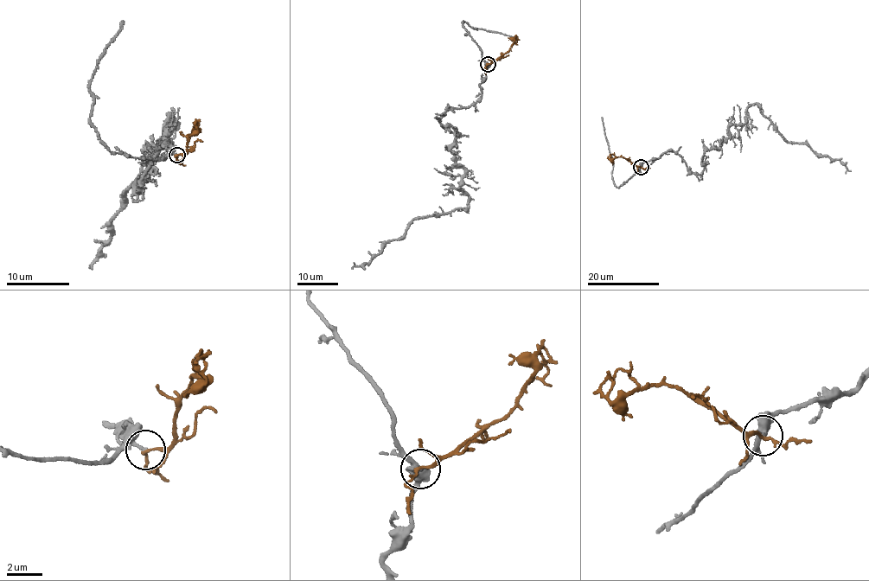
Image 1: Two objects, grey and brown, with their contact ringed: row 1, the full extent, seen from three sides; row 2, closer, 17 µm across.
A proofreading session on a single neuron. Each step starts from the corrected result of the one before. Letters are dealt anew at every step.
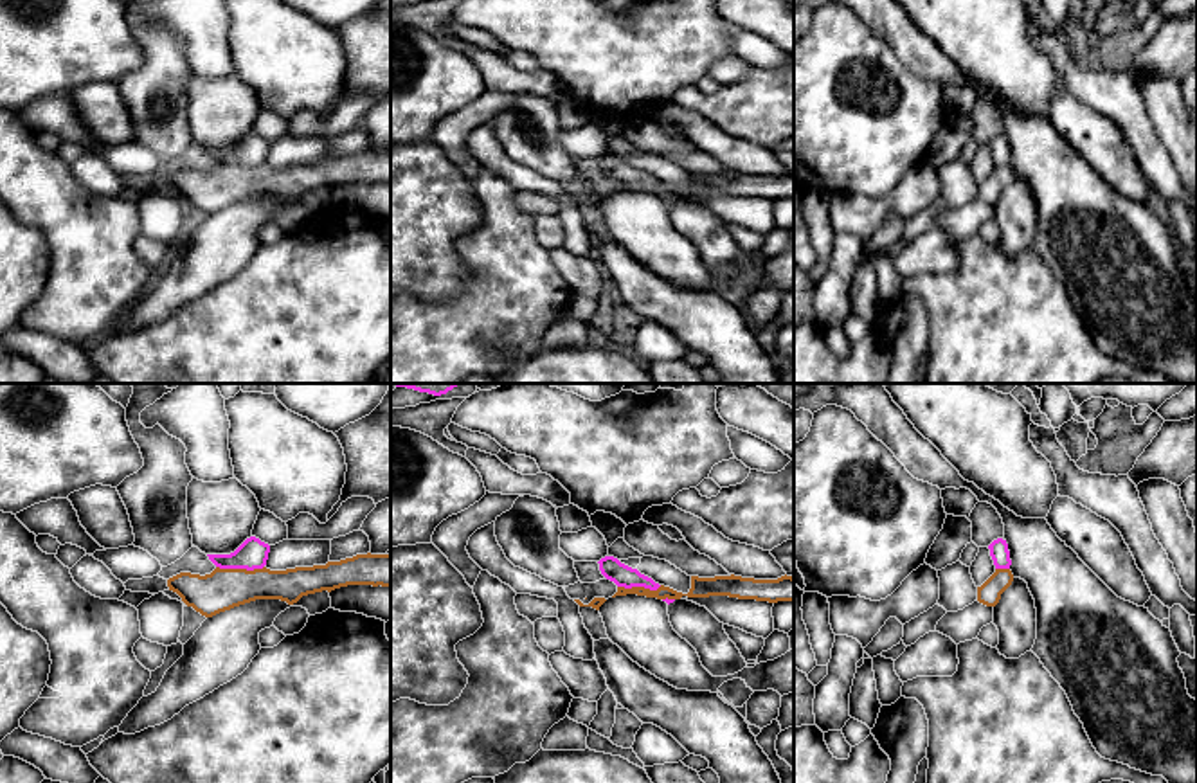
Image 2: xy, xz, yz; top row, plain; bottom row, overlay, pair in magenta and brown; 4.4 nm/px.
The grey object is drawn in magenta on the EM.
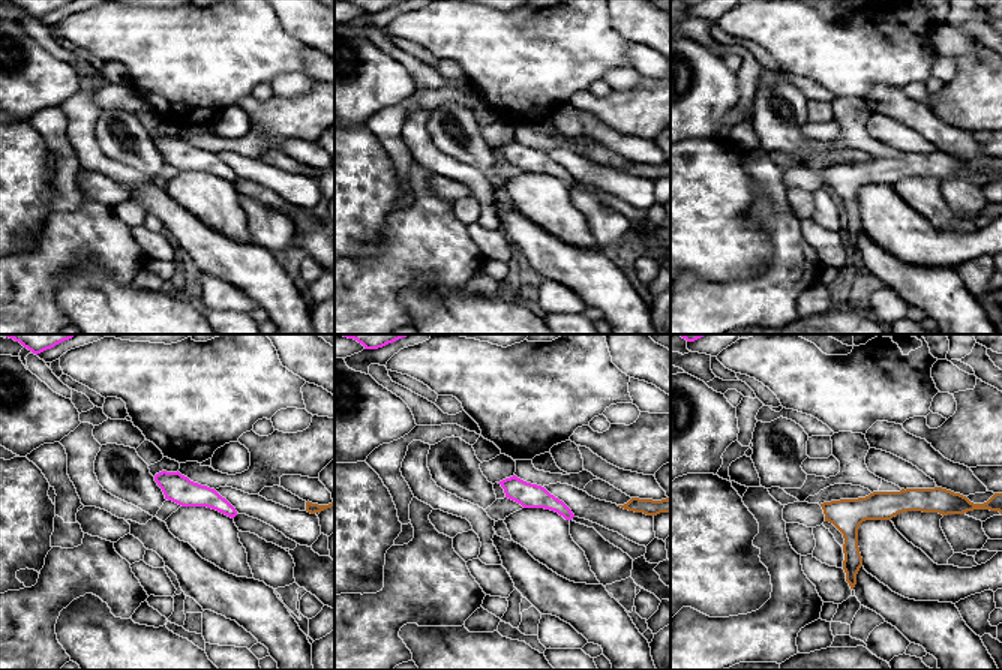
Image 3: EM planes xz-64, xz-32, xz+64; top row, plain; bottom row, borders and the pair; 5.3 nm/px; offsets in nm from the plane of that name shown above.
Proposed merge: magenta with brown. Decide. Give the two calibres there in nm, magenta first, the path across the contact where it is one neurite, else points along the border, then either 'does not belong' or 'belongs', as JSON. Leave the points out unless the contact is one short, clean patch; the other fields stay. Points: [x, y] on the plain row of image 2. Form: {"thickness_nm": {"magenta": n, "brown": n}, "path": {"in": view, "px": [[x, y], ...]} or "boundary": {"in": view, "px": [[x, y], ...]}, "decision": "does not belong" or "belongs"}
{"thickness_nm": {"magenta": 140, "brown": 190}, "boundary": {"in": "xy", "px": [[216, 162], [263, 164]]}, "decision": "does not belong"}

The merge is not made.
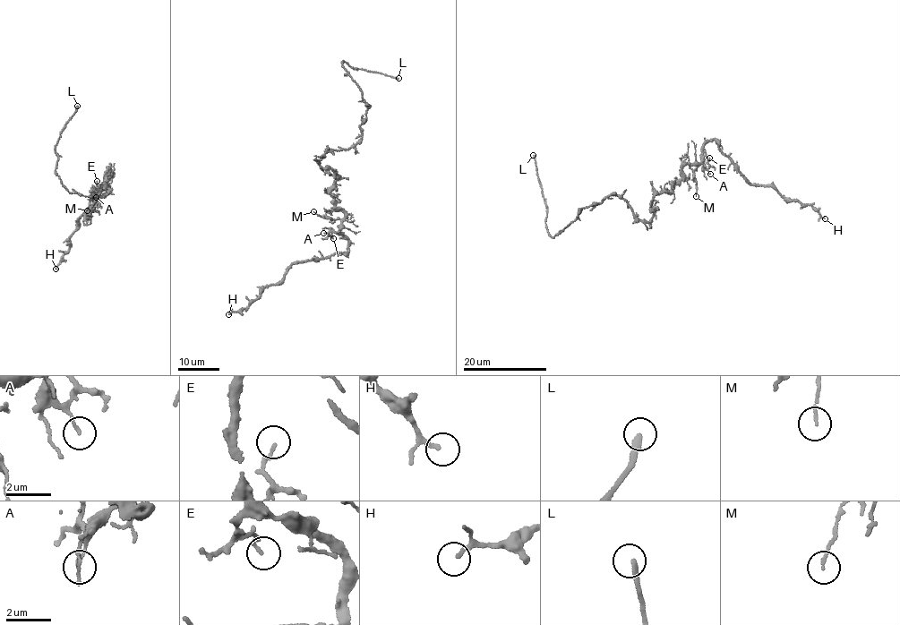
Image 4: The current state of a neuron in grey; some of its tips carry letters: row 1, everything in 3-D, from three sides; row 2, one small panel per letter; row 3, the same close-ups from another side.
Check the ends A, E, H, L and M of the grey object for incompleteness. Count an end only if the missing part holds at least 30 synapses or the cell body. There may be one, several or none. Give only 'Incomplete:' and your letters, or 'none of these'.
Incomplete: none of these

